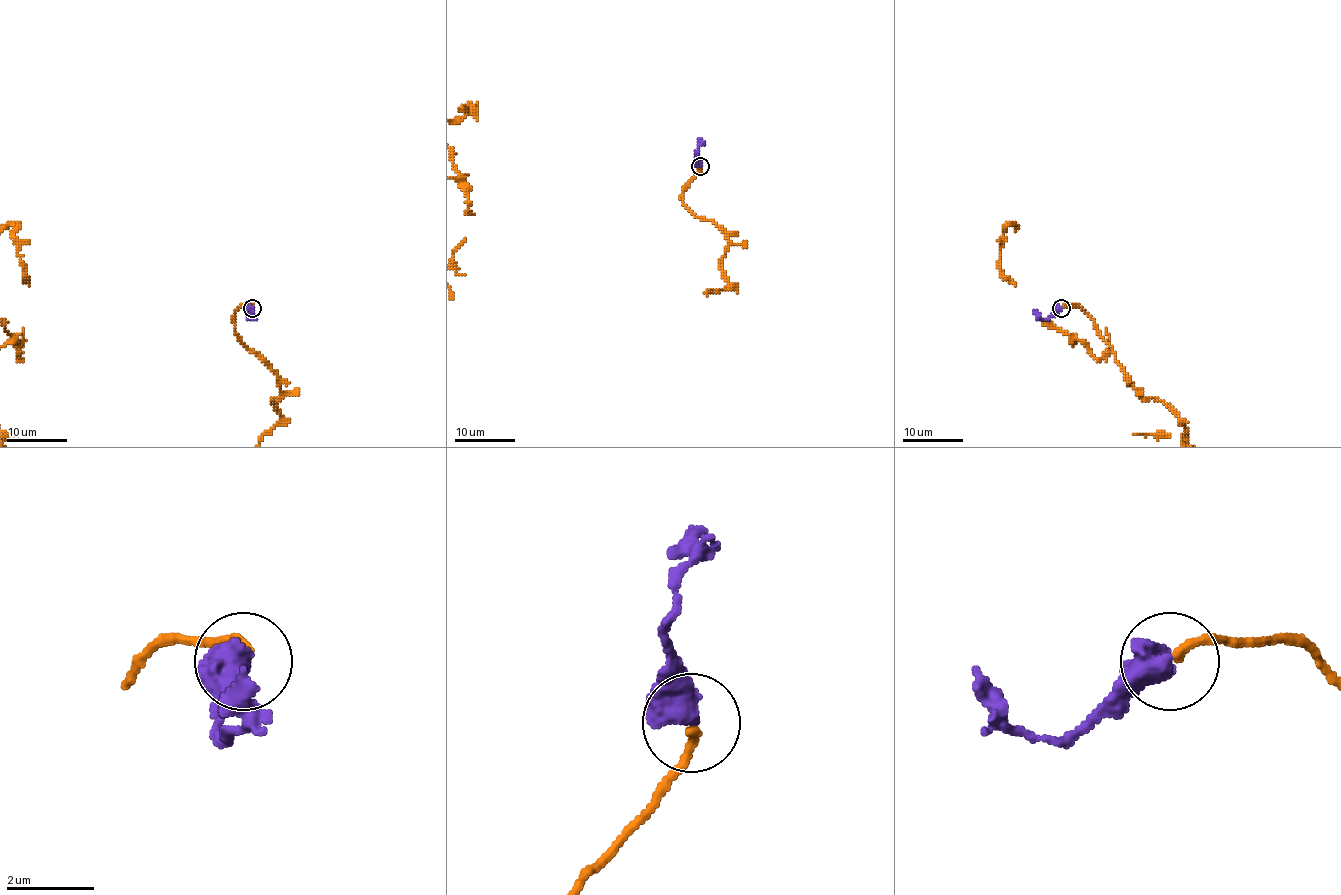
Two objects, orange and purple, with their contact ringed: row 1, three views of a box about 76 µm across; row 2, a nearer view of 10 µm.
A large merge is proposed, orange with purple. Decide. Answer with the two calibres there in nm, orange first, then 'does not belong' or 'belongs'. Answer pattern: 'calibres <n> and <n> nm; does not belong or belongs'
calibres 200 and 650 nm; belongs

